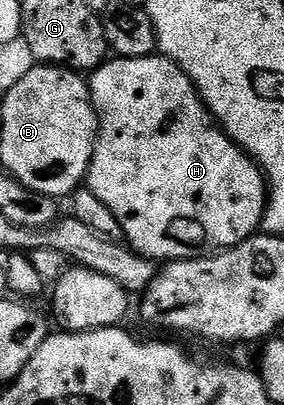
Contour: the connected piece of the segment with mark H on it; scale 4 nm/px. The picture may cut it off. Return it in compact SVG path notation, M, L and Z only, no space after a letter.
M153 54L146 58L112 58L95 69L90 76L90 91L92 105L96 107L98 117L98 139L96 152L92 155L92 165L88 167L86 186L106 206L110 206L110 214L118 218L124 231L124 240L139 256L157 262L171 262L174 260L194 260L197 256L215 254L226 248L233 248L243 240L249 240L257 235L258 229L264 223L264 206L266 203L266 177L260 171L260 165L244 151L240 145L235 144L224 129L217 124L208 107L204 105L190 78L180 67L163 54Z

